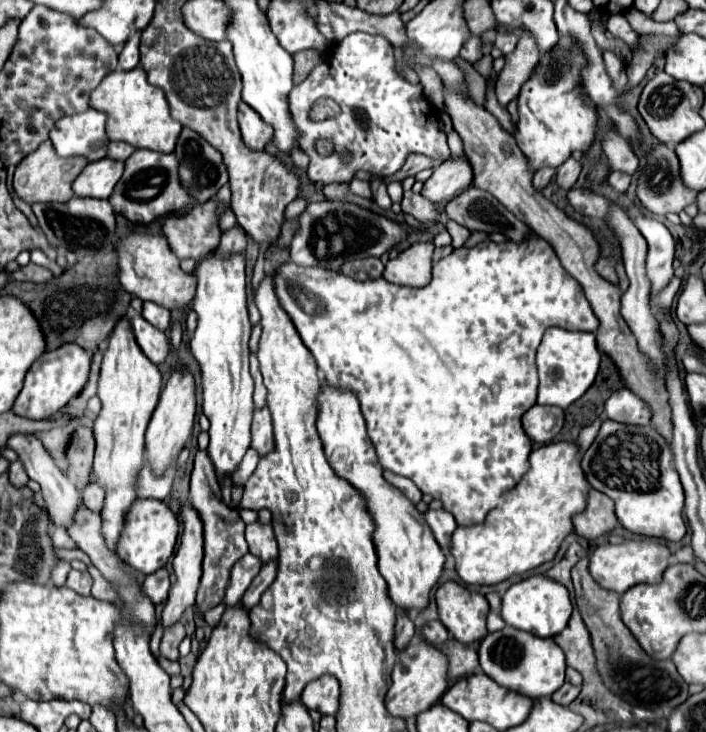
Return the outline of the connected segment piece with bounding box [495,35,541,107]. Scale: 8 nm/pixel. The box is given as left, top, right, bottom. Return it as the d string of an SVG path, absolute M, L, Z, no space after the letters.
M523 35L511 55L505 57L505 67L497 77L497 99L501 107L507 107L513 99L517 99L523 83L527 77L533 75L535 67L539 65L539 49L531 35Z

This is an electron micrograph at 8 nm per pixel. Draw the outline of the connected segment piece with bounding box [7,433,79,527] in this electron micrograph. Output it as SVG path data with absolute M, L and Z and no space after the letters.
M15 433L9 437L7 441L7 447L11 447L17 455L19 455L19 461L23 463L29 479L37 481L41 485L43 491L47 491L47 507L49 507L49 513L55 521L55 525L61 525L61 527L69 527L71 521L73 521L73 513L79 505L79 495L77 495L77 489L73 487L73 483L69 483L69 479L63 475L63 471L55 465L55 461L51 459L51 455L45 451L45 447L41 445L41 441L35 437L35 435L23 435L23 433Z

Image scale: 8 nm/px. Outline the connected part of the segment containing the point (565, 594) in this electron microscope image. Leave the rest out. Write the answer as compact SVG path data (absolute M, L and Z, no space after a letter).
M545 575L527 577L519 583L513 583L505 591L501 617L505 619L507 625L511 625L515 629L529 631L537 637L555 637L559 631L563 631L567 627L567 621L571 617L569 591L561 583L557 583Z

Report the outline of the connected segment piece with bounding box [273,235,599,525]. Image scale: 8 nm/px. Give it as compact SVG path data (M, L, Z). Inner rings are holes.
M531 237L523 243L491 243L483 241L471 249L461 247L455 249L451 255L441 259L439 263L433 265L433 279L429 285L421 289L411 289L403 285L395 285L385 281L383 277L379 279L369 279L369 281L355 281L351 277L345 277L343 273L323 269L323 267L301 267L297 263L285 261L281 263L275 273L273 273L273 285L275 293L291 317L295 329L299 331L303 343L311 351L311 355L317 361L318 371L335 387L347 387L351 389L359 403L363 417L367 421L367 433L369 439L377 451L377 459L385 471L391 471L395 475L411 479L421 493L429 493L433 499L439 499L443 503L443 509L447 509L457 525L477 525L483 523L487 513L497 505L499 497L507 491L511 491L523 473L529 469L529 453L533 449L531 439L521 427L521 417L523 413L535 405L537 399L537 369L535 369L535 351L541 343L541 337L549 325L559 325L567 331L595 331L599 327L599 321L591 309L591 305L585 301L583 287L563 269L559 263L553 247L541 239L541 237ZM427 325L431 331L431 351L427 351Z

